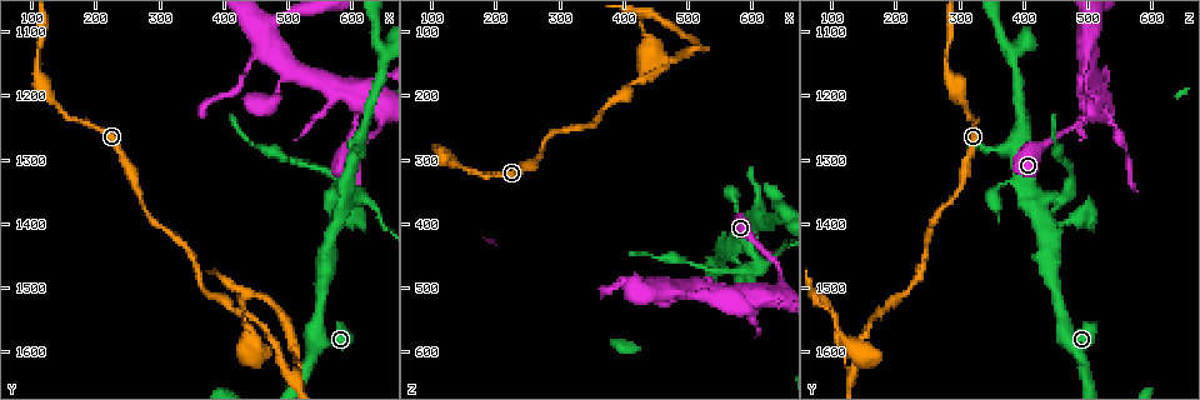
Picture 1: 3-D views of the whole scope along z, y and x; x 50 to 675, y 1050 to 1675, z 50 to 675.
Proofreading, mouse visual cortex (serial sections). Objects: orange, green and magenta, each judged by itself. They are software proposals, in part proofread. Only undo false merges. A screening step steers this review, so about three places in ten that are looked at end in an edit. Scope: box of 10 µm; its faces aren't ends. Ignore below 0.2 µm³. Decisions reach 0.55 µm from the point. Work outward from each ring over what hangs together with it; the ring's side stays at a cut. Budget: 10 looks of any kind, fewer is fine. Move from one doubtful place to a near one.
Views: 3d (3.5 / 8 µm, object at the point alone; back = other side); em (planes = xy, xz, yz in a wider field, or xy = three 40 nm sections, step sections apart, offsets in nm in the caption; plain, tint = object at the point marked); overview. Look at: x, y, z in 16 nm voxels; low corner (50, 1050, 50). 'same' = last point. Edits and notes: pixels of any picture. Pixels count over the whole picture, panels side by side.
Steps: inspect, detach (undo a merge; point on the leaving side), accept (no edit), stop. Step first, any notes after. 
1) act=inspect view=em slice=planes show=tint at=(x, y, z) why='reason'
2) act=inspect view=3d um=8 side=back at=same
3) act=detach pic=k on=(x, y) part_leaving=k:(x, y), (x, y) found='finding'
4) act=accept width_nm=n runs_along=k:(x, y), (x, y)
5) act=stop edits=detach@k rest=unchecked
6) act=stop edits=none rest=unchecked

act=inspect view=em slice=xy step=5 show=tint at=(590, 1380, 420) why='abrupt turn'

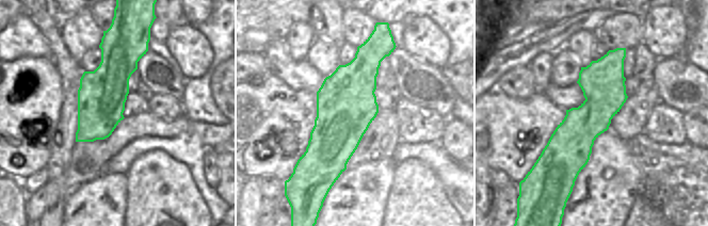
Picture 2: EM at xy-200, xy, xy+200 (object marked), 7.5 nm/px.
act=inspect view=3d um=3.5 at=same

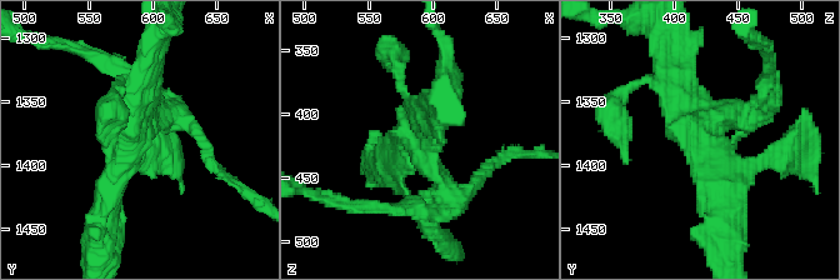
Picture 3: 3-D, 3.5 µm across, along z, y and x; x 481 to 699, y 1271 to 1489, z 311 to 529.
act=detach pic=3 on=(768, 84) part_leaving=3:(743, 119), (769, 99), (769, 53) found='two cells meet here'

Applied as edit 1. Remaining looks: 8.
act=inspect view=overview

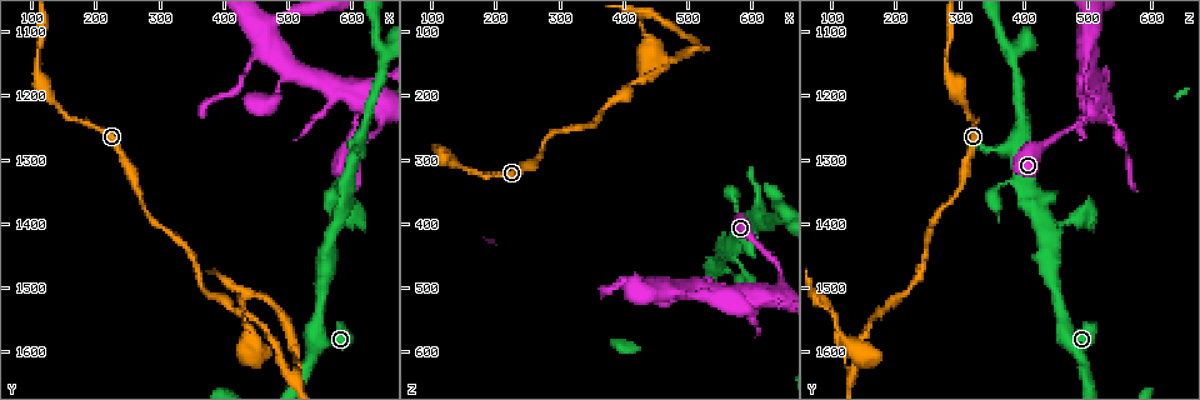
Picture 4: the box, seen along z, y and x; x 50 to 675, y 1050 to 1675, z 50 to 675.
act=inspect view=3d um=8 at=(620, 1210, 520) why='small branch off a trunk'

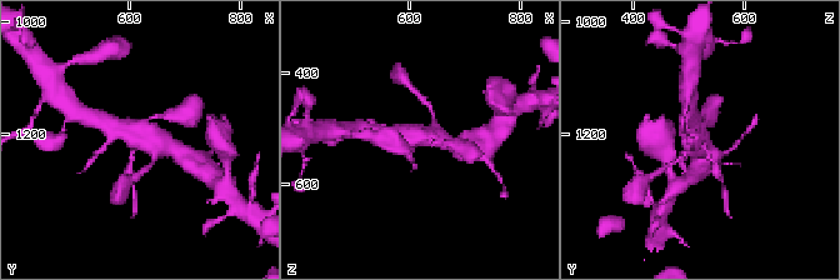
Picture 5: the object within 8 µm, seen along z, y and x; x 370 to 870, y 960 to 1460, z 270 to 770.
act=inspect view=em slice=xy step=5 show=tint at=same

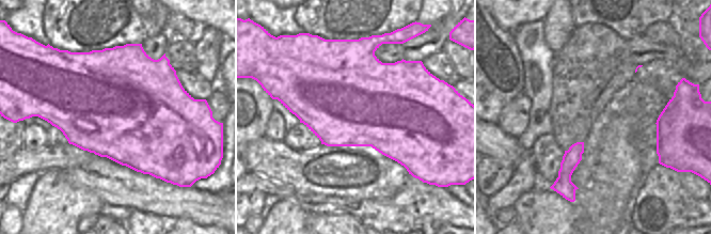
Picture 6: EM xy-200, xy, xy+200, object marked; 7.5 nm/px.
act=accept width_nm=750 runs_along=5:(154, 156), (143, 138), (100, 121) found='continuous, no second cell'

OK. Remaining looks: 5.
act=inspect view=3d um=3.5 side=back at=(470, 1095, 505) why='three arms meet'

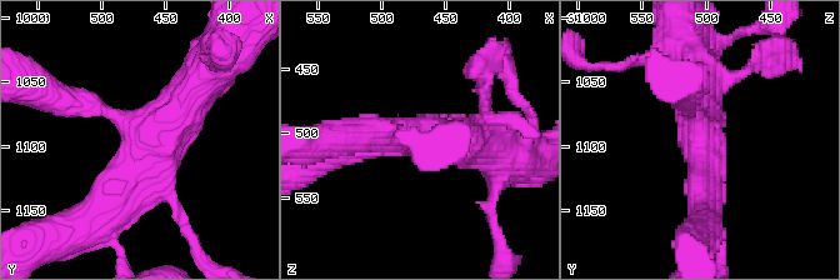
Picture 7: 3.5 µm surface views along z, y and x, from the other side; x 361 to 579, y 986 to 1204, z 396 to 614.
act=inspect view=em slice=xy step=2 show=tint at=(468, 1096, 506) why='need the tissue'

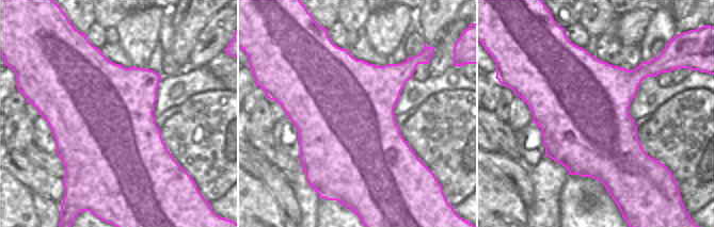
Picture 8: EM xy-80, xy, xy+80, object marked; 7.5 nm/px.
act=accept found='continuous, no second cell'

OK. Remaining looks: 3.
act=inspect view=3d um=8 at=(470, 1585, 150) why='arms part here'

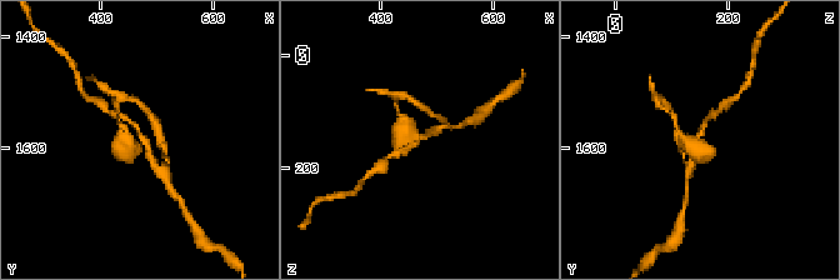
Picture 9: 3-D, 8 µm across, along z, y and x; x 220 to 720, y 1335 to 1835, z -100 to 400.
act=inspect view=3d um=3.5 at=same why='zoom in'

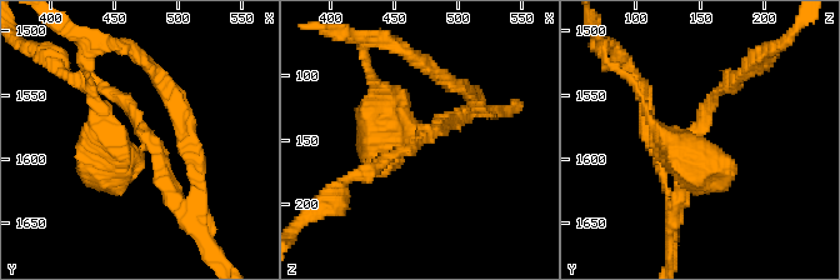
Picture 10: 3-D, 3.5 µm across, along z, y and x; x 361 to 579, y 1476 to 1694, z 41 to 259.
act=detach pic=10 on=(116, 161) found='two cells meet here'

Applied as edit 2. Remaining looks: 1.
act=stop edits=detach@3,detach@10 rest=unchecked

